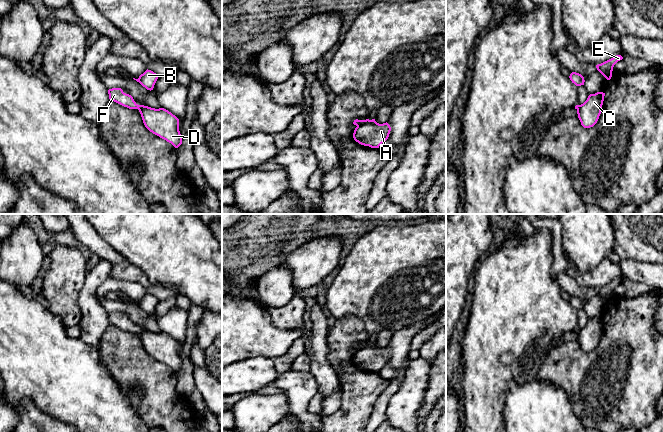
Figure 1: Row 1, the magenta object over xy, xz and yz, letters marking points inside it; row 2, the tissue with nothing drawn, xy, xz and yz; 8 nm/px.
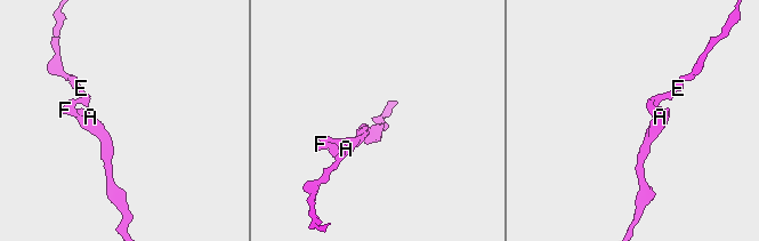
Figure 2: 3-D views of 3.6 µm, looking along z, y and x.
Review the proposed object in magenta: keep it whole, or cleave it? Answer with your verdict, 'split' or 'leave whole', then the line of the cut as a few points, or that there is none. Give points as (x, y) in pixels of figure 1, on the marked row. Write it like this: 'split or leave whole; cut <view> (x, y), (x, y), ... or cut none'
split; cut xz (369, 120), (357, 126)

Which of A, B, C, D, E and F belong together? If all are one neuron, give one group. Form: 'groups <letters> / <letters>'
groups A C D / B E F

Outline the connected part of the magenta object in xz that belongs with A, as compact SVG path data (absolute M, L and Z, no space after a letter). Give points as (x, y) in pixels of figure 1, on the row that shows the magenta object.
M372 119L357 126L354 130L353 138L361 145L379 148L388 139L390 131L391 127L387 122L379 124L375 119Z

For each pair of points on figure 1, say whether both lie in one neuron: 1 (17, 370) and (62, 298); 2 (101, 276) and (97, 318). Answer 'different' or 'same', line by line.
1: different
2: same

